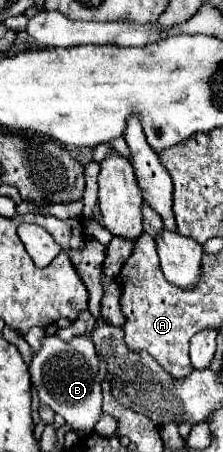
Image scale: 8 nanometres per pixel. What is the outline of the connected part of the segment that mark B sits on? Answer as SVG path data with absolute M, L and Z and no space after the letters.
M44 336L40 350L30 362L30 380L40 402L64 416L66 424L78 436L90 434L102 416L102 386L98 368L100 360L88 336L74 336L68 342L60 340L58 336Z

